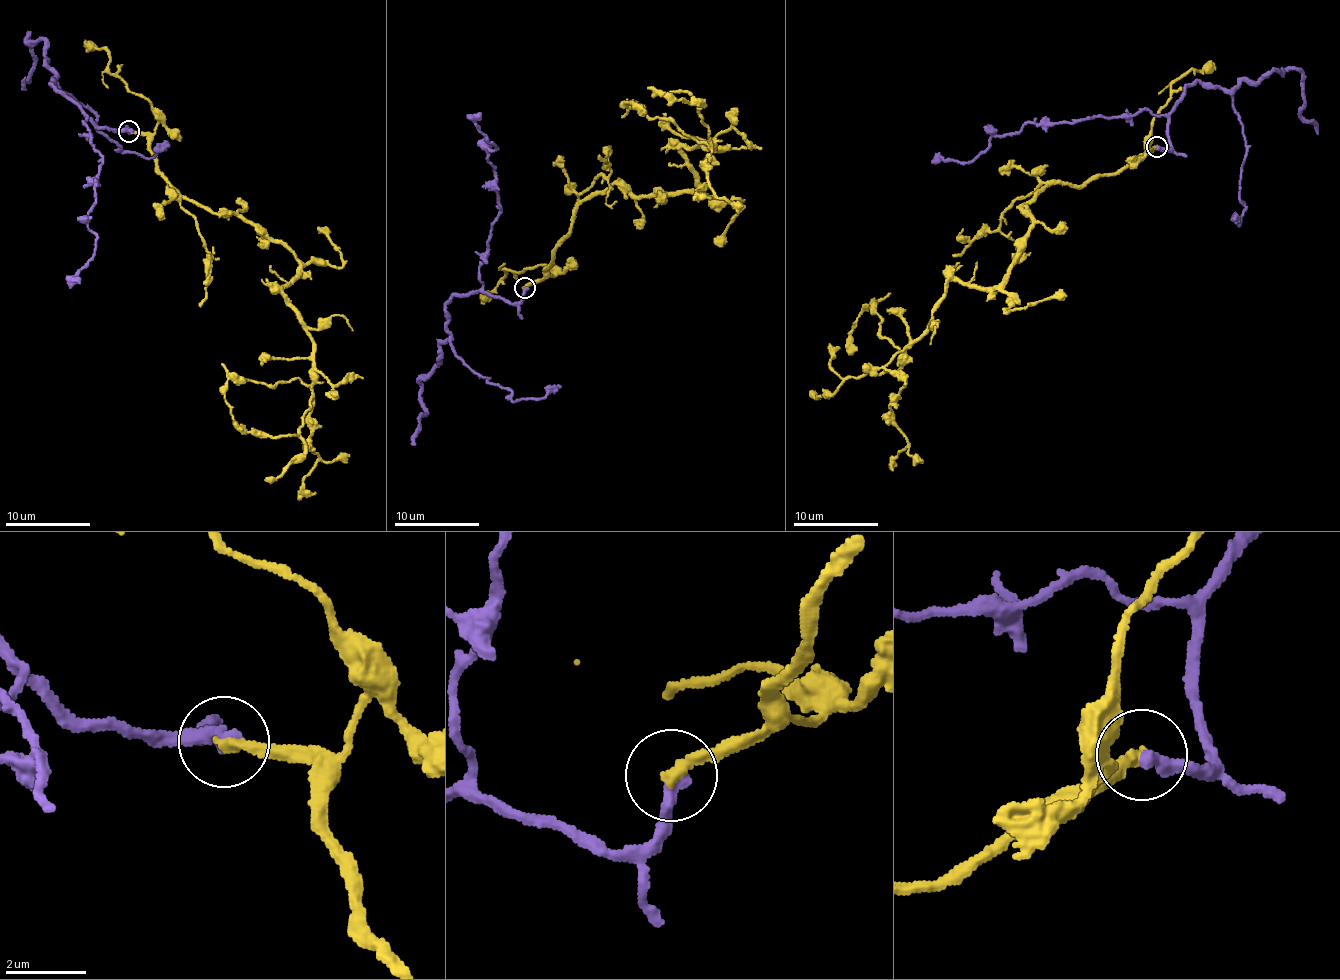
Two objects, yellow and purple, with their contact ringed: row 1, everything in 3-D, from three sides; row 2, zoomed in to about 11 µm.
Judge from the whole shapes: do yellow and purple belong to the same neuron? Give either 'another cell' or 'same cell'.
same cell

